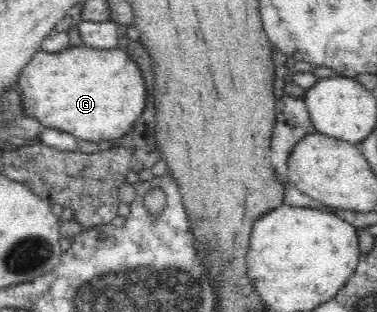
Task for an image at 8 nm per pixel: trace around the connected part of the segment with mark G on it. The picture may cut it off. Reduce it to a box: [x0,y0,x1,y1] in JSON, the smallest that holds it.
[17,46,145,142]

